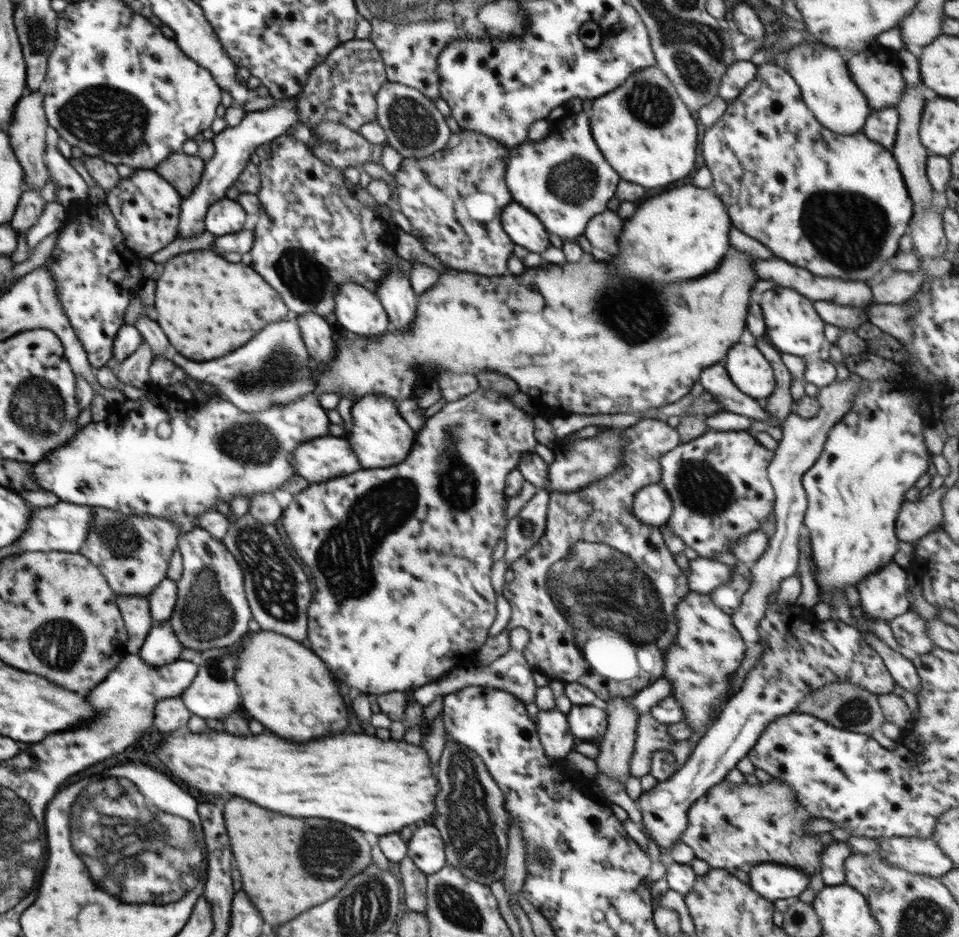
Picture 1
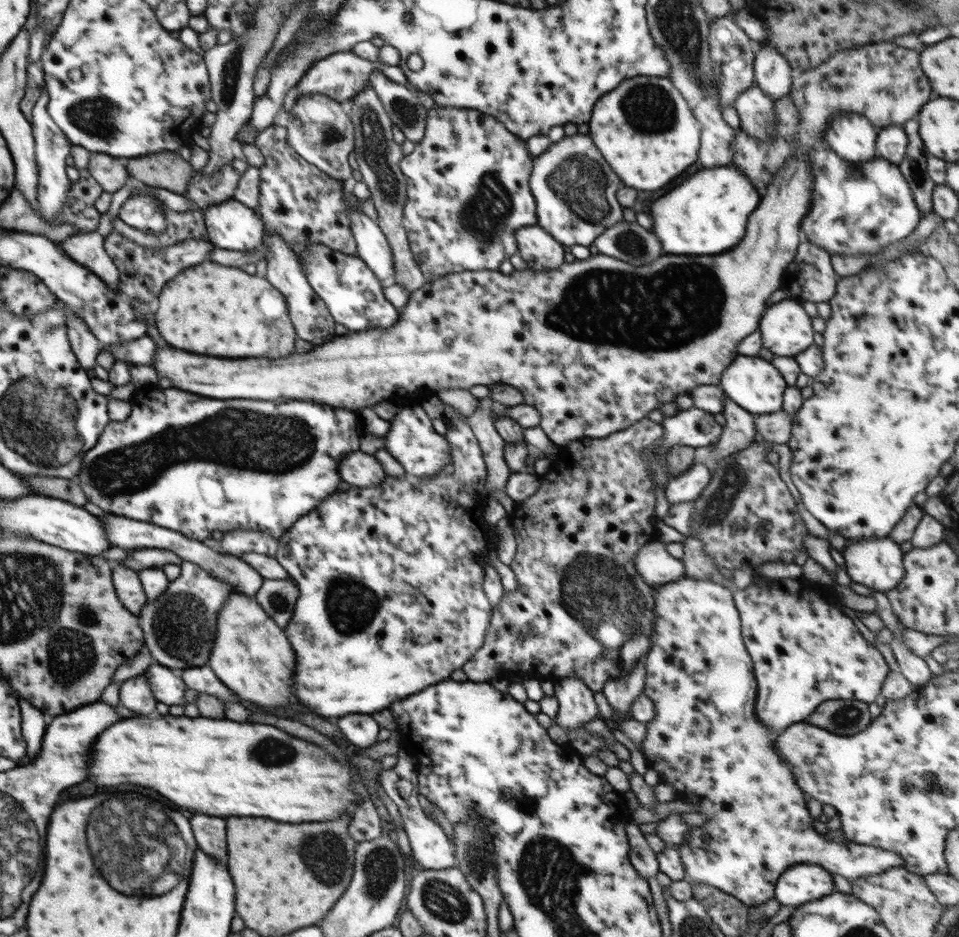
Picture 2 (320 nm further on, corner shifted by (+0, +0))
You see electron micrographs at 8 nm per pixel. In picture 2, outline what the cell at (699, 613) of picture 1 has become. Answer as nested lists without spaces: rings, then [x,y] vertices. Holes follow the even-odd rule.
[[[688,577],[654,586],[654,589],[654,634],[651,636],[651,648],[645,658],[647,671],[643,692],[646,697],[649,697],[654,702],[656,716],[650,722],[645,723],[648,734],[646,734],[646,738],[642,742],[642,747],[644,747],[643,752],[645,752],[647,760],[646,767],[648,767],[648,770],[652,769],[652,771],[656,771],[662,777],[660,778],[660,783],[669,782],[672,784],[675,790],[675,800],[695,804],[695,810],[707,816],[707,821],[702,827],[692,827],[692,830],[690,830],[690,840],[688,840],[687,845],[683,846],[684,851],[679,854],[685,866],[686,879],[689,882],[707,884],[708,886],[718,888],[726,894],[735,896],[740,902],[749,907],[761,907],[768,900],[775,898],[774,887],[776,886],[776,881],[782,876],[782,872],[793,864],[816,864],[832,874],[844,876],[850,882],[861,879],[862,876],[880,874],[889,868],[902,867],[903,860],[895,852],[841,840],[839,842],[828,842],[822,834],[818,834],[814,830],[814,827],[812,827],[812,822],[815,818],[810,815],[808,806],[806,805],[809,799],[808,796],[804,794],[804,791],[801,791],[798,781],[794,780],[794,774],[782,762],[779,752],[775,751],[775,748],[772,748],[772,743],[779,736],[779,732],[768,728],[766,724],[762,724],[760,719],[756,718],[756,714],[754,714],[754,702],[756,702],[756,696],[758,695],[758,685],[753,673],[753,660],[747,651],[741,633],[741,618],[733,599],[735,590],[730,589],[728,585],[727,587],[720,585],[720,581],[698,580]]]

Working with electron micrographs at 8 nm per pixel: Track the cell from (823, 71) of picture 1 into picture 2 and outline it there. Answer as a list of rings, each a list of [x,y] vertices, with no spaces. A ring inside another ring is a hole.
[[[841,112],[825,130],[824,140],[846,162],[859,164],[876,157],[878,128],[865,116]]]

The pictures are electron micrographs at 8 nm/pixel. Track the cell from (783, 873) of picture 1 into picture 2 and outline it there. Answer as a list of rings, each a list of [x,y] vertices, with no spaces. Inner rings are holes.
[[[793,864],[776,881],[774,896],[781,905],[800,906],[837,892],[832,873],[816,864]]]

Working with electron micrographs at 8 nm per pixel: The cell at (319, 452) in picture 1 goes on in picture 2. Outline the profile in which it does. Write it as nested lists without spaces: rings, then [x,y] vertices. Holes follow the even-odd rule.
[[[360,450],[343,457],[339,473],[344,482],[360,488],[378,486],[387,477],[380,461],[374,455]]]

